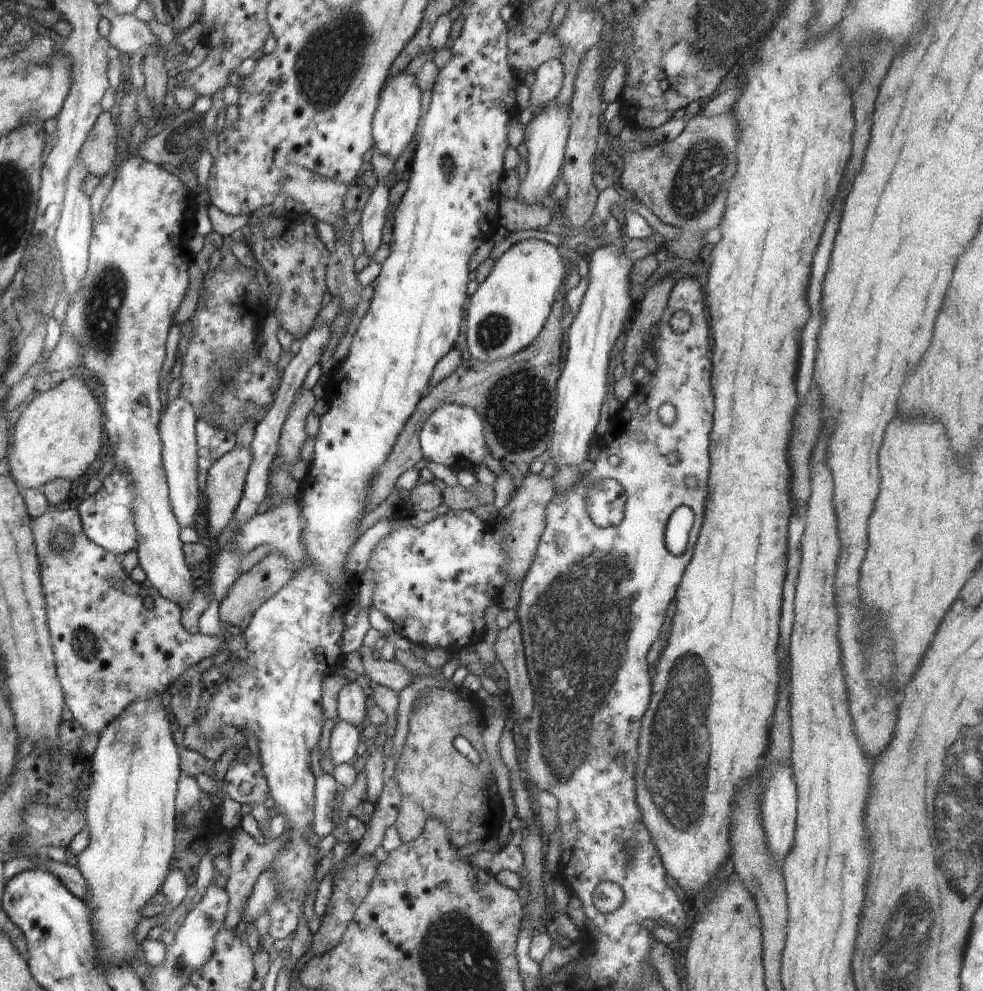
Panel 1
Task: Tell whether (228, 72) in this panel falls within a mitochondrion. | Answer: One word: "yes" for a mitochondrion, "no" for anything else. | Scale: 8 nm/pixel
no

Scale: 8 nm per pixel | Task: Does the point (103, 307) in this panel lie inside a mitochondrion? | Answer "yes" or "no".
yes

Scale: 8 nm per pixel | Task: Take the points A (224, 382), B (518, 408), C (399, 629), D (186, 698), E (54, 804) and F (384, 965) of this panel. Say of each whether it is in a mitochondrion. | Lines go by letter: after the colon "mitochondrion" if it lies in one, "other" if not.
A: other
B: mitochondrion
C: other
D: mitochondrion
E: mitochondrion
F: other

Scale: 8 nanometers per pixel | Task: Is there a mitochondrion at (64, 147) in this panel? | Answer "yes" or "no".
no

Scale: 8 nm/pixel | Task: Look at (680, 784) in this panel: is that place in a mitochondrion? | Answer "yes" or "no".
yes

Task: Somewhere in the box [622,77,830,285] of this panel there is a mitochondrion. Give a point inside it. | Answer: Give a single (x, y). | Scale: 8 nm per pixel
(698, 178)

